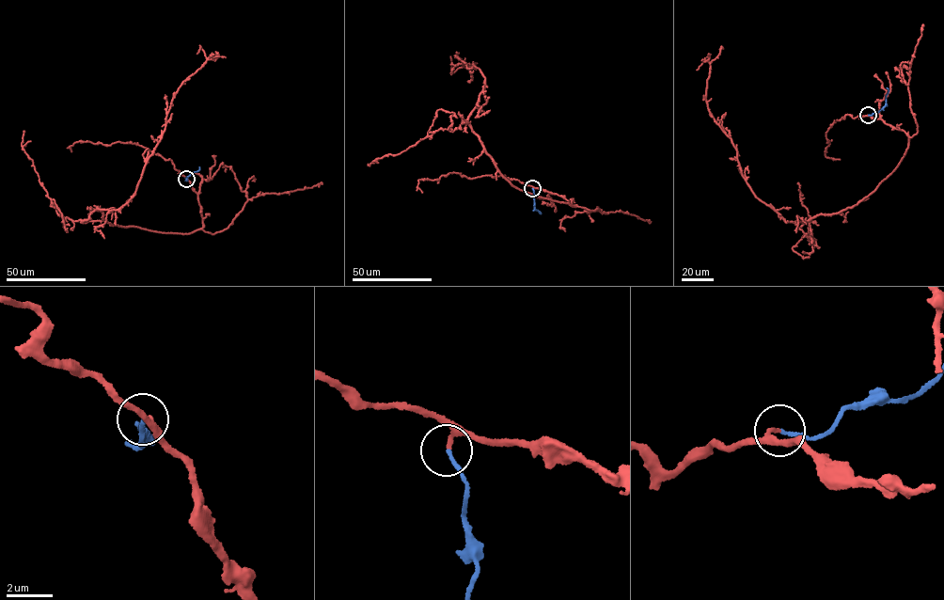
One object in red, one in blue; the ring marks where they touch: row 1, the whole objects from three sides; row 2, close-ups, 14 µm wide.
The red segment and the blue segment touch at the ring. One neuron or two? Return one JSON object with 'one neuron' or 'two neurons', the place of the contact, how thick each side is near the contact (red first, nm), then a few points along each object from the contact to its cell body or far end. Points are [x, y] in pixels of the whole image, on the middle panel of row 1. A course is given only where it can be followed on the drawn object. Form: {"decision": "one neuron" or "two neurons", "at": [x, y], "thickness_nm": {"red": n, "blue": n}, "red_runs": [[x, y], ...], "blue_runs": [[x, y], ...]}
{"decision": "one neuron", "at": [532, 188], "thickness_nm": {"red": 150, "blue": 160}, "red_runs": [[532, 188], [575, 206], [502, 177], [468, 120], [485, 76], [456, 55], [464, 66], [451, 71], [450, 56]], "blue_runs": [[532, 188], [535, 210], [539, 213]]}

